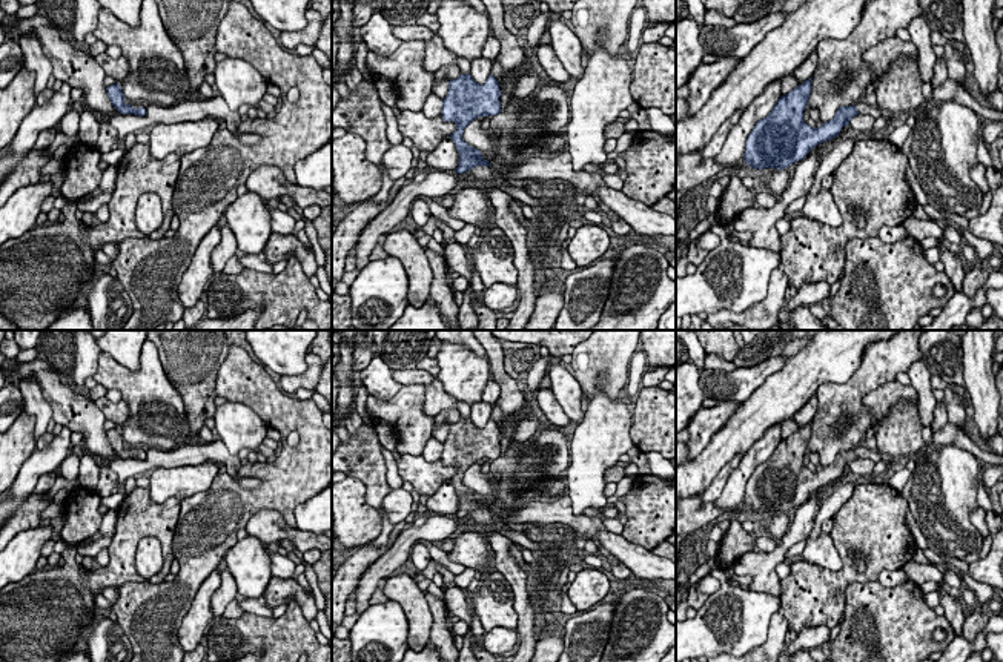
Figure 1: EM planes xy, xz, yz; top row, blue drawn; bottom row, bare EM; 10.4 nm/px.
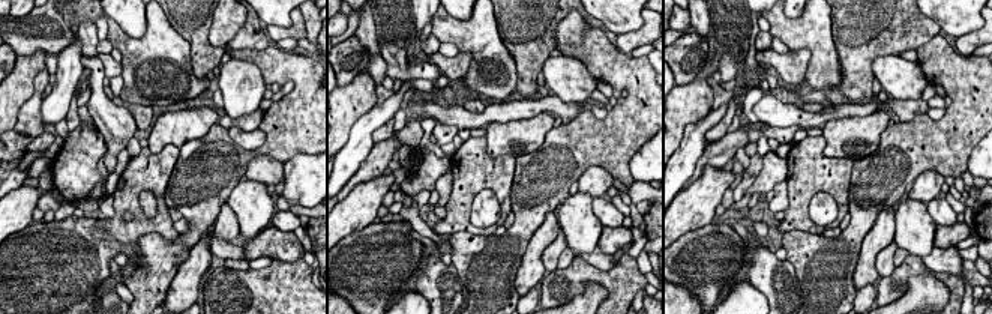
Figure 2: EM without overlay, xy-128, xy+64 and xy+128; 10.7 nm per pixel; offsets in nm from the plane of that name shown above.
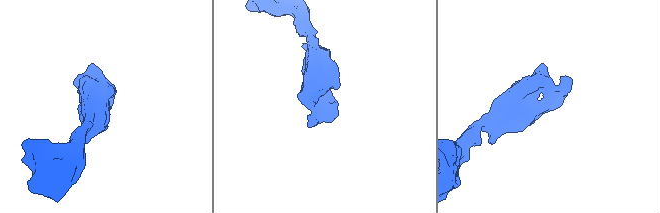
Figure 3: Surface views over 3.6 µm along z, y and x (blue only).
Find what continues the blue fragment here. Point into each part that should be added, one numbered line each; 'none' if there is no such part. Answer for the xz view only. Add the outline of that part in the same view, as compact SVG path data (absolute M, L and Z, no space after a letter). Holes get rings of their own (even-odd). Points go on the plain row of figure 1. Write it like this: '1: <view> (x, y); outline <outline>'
1: xz (506, 564); outline M476 510L472 513L472 519L479 527L478 531L487 538L495 554L496 570L504 574L515 594L513 607L518 613L516 631L519 634L521 645L511 662L530 662L539 639L535 636L535 621L538 616L535 614L533 604L528 597L527 573L510 553L510 547L515 542L495 530L493 525L496 524L496 519L492 510Z

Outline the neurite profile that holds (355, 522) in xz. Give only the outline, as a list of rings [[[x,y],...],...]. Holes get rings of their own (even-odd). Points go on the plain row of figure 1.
[[[346,476],[332,482],[333,535],[346,548],[364,547],[382,530],[382,515],[366,501],[366,484]]]

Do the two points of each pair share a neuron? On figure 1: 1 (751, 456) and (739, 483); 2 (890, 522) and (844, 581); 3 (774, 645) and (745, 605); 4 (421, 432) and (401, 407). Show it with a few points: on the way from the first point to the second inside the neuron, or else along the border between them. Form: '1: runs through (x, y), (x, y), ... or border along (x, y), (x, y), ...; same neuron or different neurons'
1: runs through (748, 463), (739, 476); same neuron
2: runs through (883, 541), (882, 553), (862, 579); same neuron
3: border along (777, 610), (771, 616), (767, 639), (759, 645); different neurons
4: runs through (415, 426), (406, 413); same neuron

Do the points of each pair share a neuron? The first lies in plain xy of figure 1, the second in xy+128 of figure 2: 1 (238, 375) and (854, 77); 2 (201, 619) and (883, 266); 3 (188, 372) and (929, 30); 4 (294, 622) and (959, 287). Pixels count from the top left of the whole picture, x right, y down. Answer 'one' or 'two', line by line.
1: two
2: two
3: one
4: one

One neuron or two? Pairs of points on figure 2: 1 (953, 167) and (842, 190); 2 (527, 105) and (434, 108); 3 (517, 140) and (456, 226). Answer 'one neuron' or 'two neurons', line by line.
1: one neuron
2: one neuron
3: two neurons

